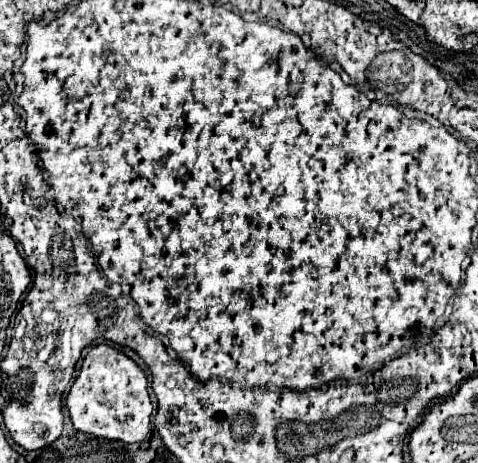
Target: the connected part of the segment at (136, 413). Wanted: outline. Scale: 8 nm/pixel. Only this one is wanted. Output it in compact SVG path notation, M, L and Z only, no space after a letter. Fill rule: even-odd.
M107 344L93 346L85 356L79 376L69 390L67 408L79 432L127 444L149 437L153 404L147 392L147 376L131 358Z

